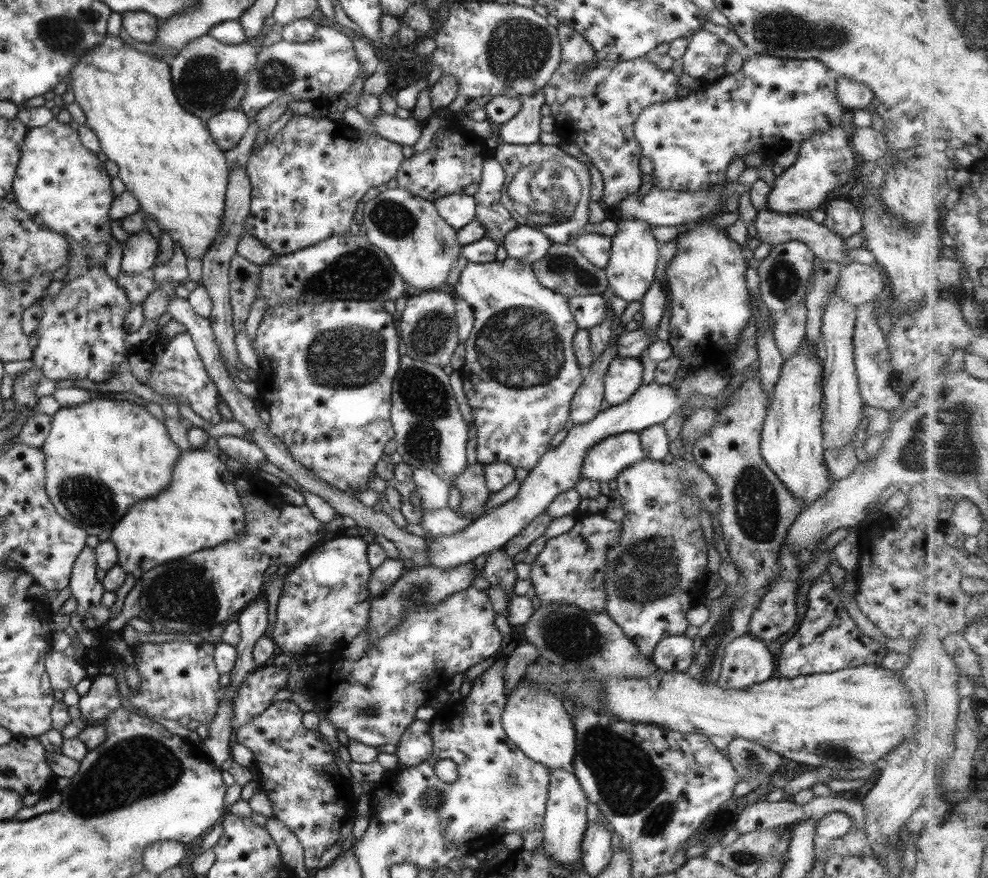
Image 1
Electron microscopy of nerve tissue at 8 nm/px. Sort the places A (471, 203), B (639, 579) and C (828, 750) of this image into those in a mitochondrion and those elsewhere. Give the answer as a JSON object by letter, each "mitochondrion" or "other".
{"A":"other","B":"mitochondrion","C":"mitochondrion"}

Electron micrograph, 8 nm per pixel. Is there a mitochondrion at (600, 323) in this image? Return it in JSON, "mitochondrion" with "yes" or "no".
{"mitochondrion":"no"}

